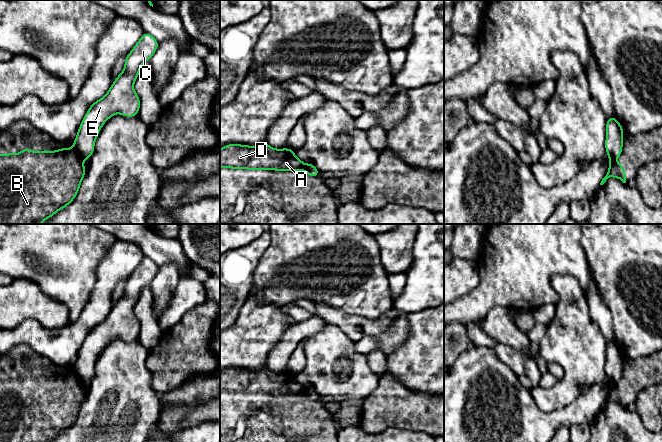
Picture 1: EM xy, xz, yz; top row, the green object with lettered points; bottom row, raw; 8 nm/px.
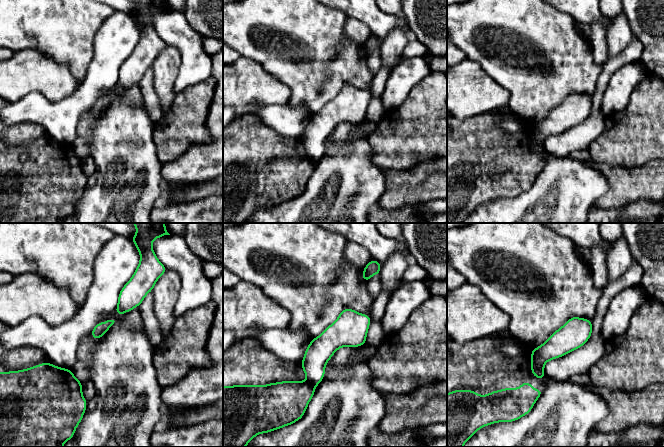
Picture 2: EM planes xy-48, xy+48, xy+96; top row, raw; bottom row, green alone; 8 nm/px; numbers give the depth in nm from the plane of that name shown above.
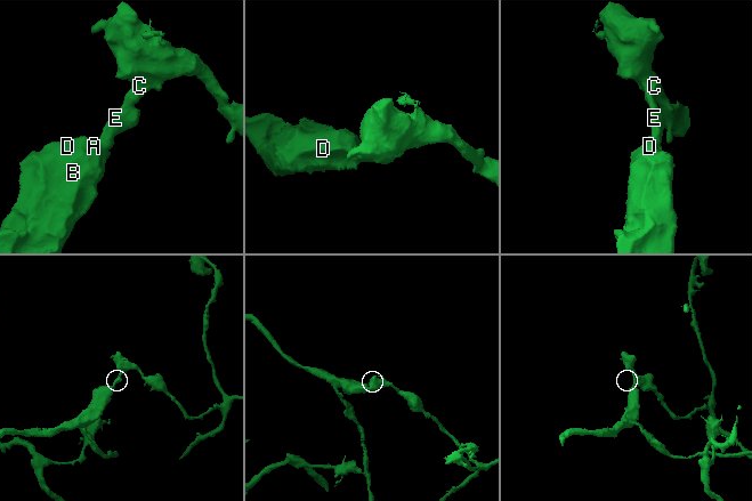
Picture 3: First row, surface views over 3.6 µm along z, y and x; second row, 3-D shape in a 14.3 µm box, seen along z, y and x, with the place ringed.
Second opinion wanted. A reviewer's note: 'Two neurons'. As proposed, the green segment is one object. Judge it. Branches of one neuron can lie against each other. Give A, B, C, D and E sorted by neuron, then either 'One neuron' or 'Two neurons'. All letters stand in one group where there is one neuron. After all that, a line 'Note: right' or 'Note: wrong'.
Groups: A B D / C E. Two neurons
Note: right

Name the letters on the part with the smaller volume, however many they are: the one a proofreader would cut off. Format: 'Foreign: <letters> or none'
Foreign: A, B, D

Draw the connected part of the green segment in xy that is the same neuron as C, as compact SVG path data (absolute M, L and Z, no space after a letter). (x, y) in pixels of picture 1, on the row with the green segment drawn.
M144 32L137 44L125 58L124 70L114 80L107 93L92 103L85 114L73 142L75 150L83 159L89 160L94 152L95 141L104 123L116 113L125 117L138 115L140 98L133 85L142 64L151 60L159 42Z

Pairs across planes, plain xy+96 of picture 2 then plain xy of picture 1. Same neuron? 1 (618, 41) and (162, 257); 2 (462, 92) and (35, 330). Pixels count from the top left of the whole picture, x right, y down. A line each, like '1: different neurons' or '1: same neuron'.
1: different neurons
2: different neurons

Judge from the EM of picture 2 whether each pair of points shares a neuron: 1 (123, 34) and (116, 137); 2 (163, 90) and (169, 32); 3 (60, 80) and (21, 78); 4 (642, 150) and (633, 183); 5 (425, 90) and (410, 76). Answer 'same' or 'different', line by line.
1: different
2: different
3: same
4: different
5: different

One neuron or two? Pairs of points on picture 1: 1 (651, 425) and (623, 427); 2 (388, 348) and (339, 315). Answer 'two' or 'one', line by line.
1: two
2: one

